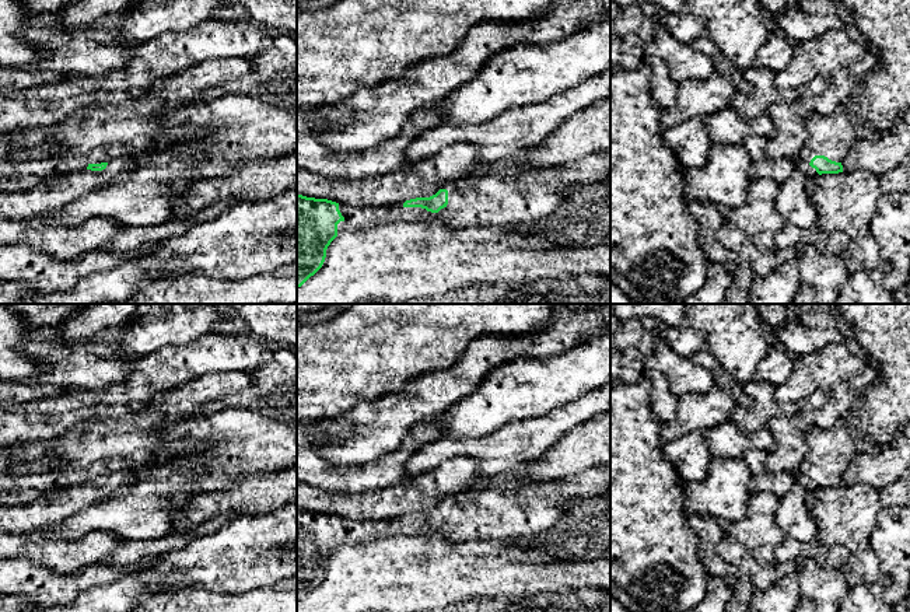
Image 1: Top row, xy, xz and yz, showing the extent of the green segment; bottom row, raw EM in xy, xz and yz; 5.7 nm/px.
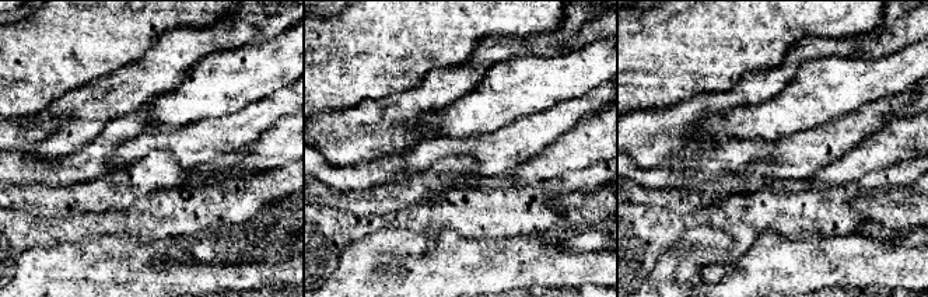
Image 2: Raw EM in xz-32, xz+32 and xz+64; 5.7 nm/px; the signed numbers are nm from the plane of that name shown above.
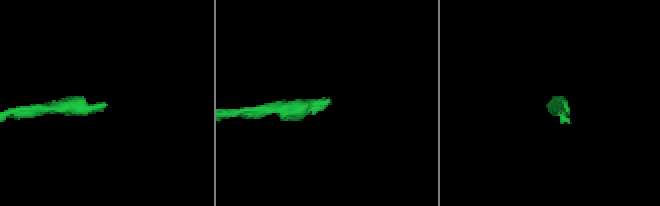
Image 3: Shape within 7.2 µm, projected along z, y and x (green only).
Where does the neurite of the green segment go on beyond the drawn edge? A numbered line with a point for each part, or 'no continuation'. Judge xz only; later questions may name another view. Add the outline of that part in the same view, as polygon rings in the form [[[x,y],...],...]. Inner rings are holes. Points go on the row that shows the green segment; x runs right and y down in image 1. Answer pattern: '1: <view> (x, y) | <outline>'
1: xz (520, 199) | [[[610,148],[553,168],[473,175],[447,182],[441,189],[448,190],[448,204],[438,213],[405,207],[405,202],[377,207],[339,203],[344,220],[337,224],[337,235],[389,221],[444,223],[454,230],[535,227],[563,213],[566,188],[595,182],[610,182]]]

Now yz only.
1: yz (832, 135) | [[[841,105],[830,115],[820,115],[812,111],[805,119],[805,126],[806,143],[798,157],[802,161],[802,168],[806,171],[806,190],[812,195],[816,189],[819,174],[809,165],[811,160],[815,155],[825,155],[832,161],[841,162],[858,137],[850,105]]]

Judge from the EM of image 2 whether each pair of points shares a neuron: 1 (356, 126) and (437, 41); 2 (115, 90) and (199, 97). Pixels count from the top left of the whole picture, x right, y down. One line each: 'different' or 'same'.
1: different
2: different

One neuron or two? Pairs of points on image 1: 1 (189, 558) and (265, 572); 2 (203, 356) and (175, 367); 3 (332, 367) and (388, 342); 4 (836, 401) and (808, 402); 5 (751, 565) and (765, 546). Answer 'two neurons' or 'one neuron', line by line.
1: one neuron
2: one neuron
3: one neuron
4: two neurons
5: two neurons

